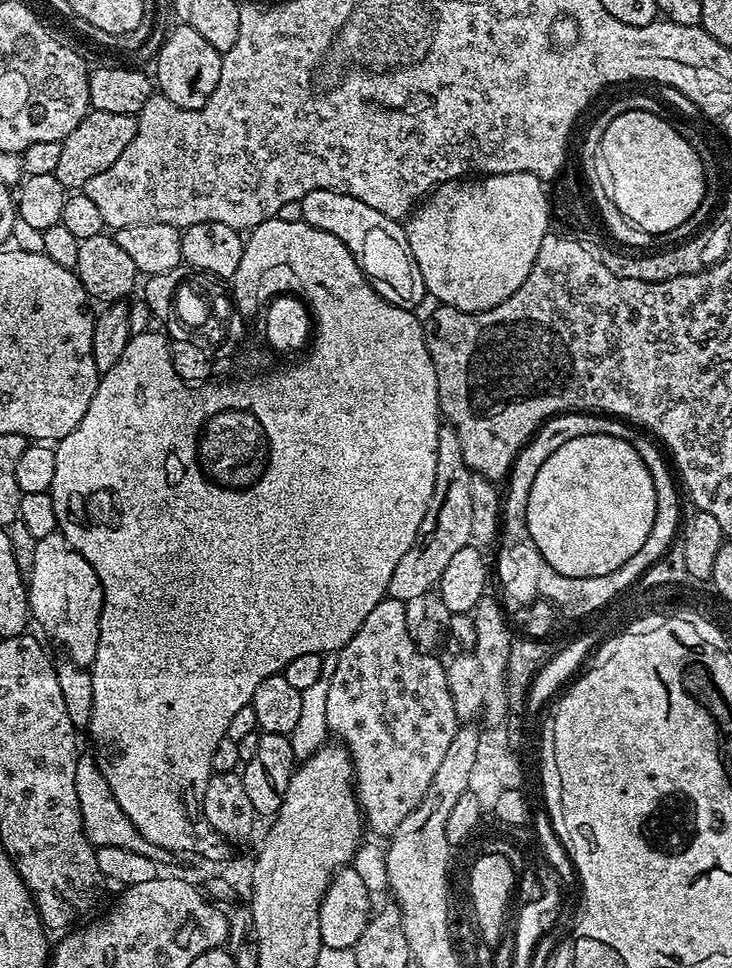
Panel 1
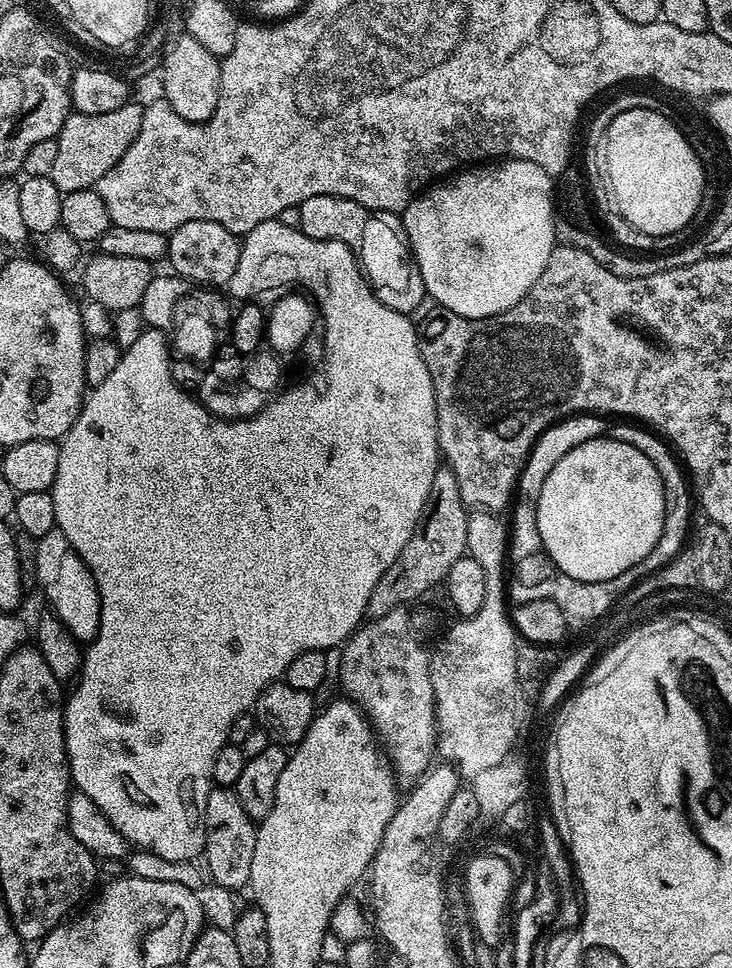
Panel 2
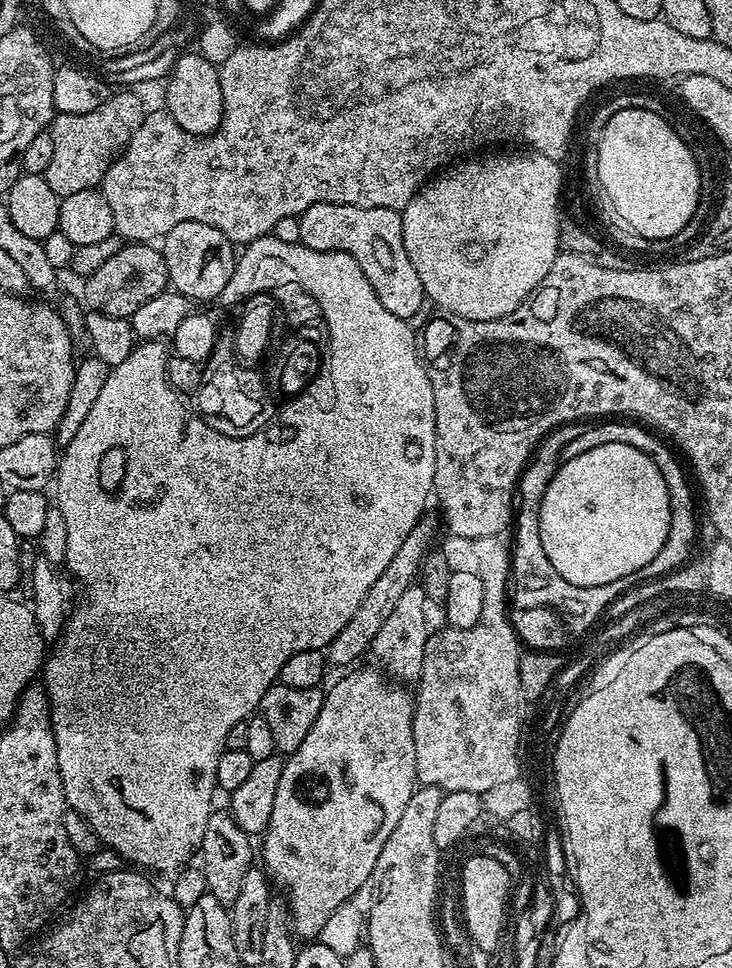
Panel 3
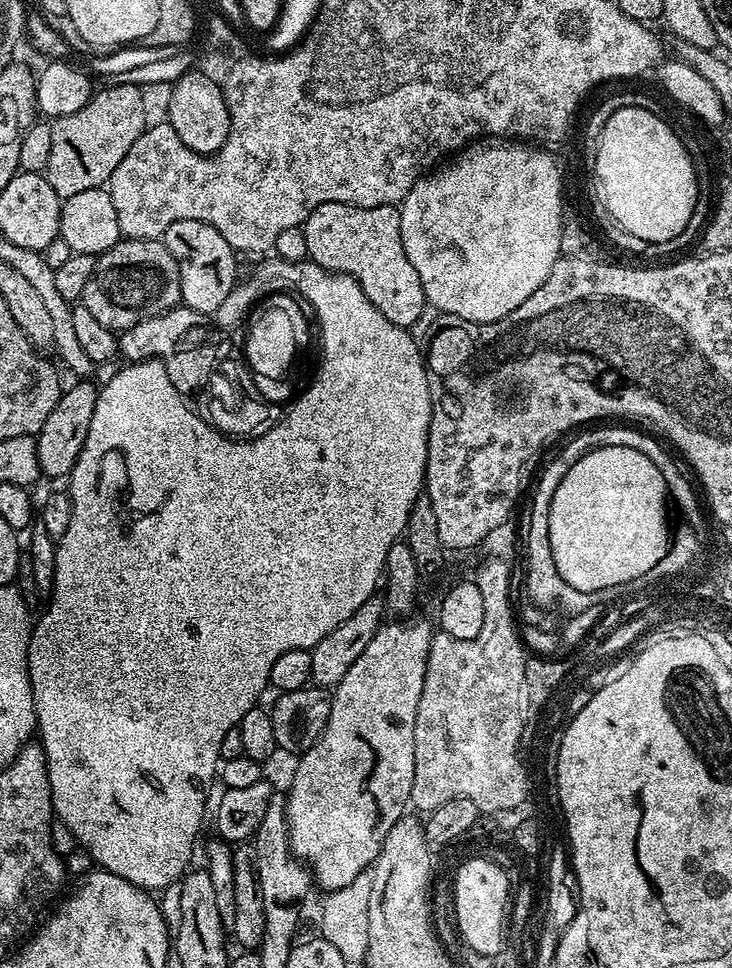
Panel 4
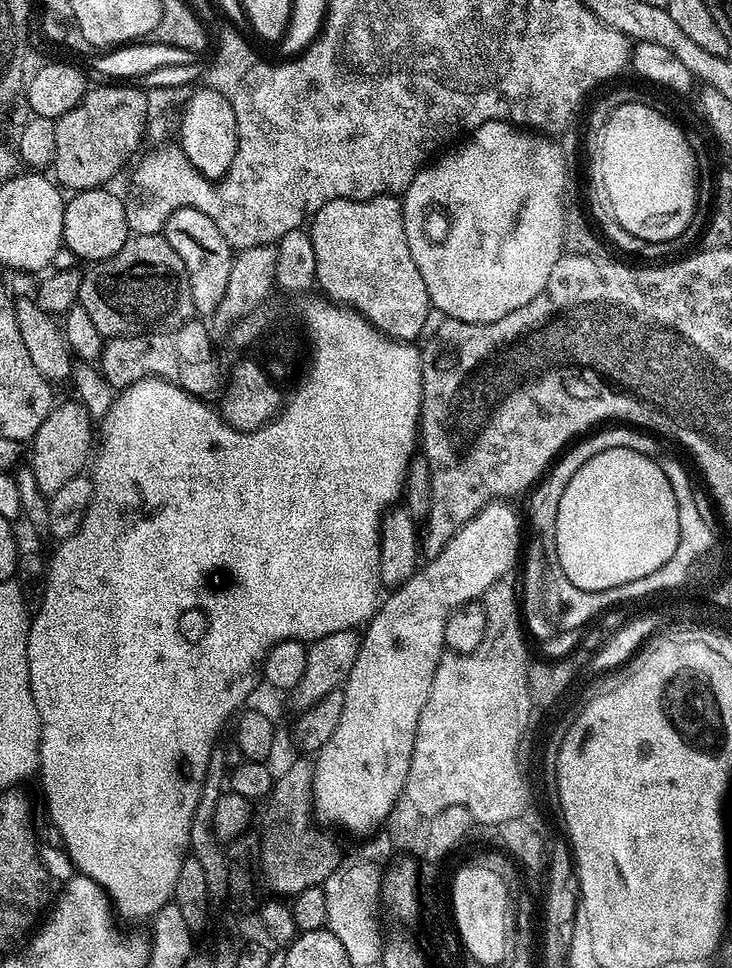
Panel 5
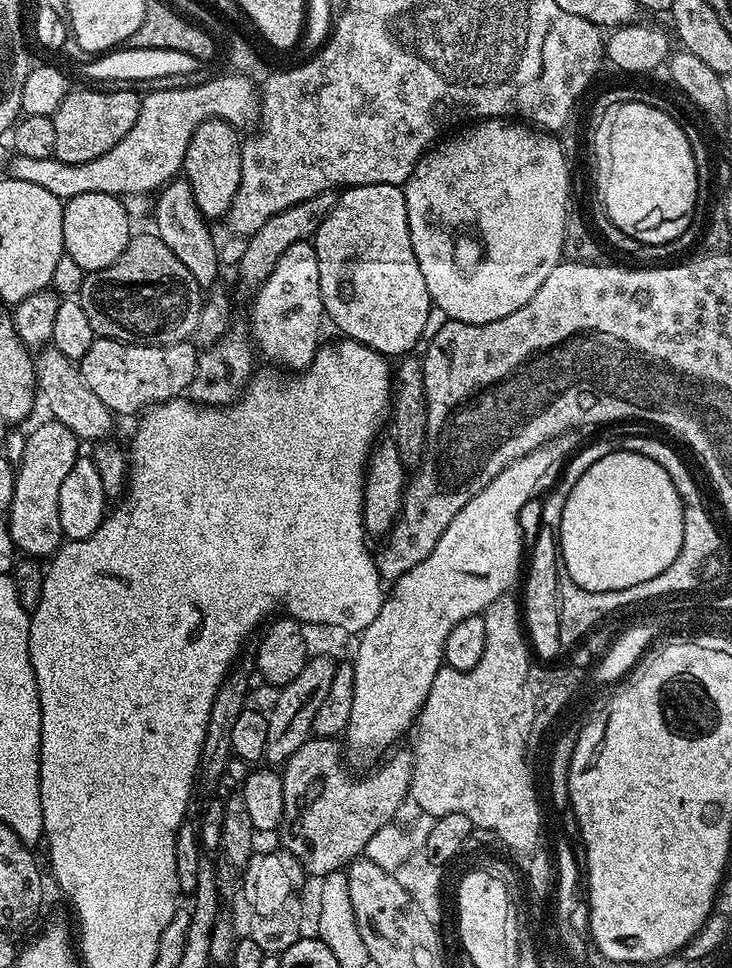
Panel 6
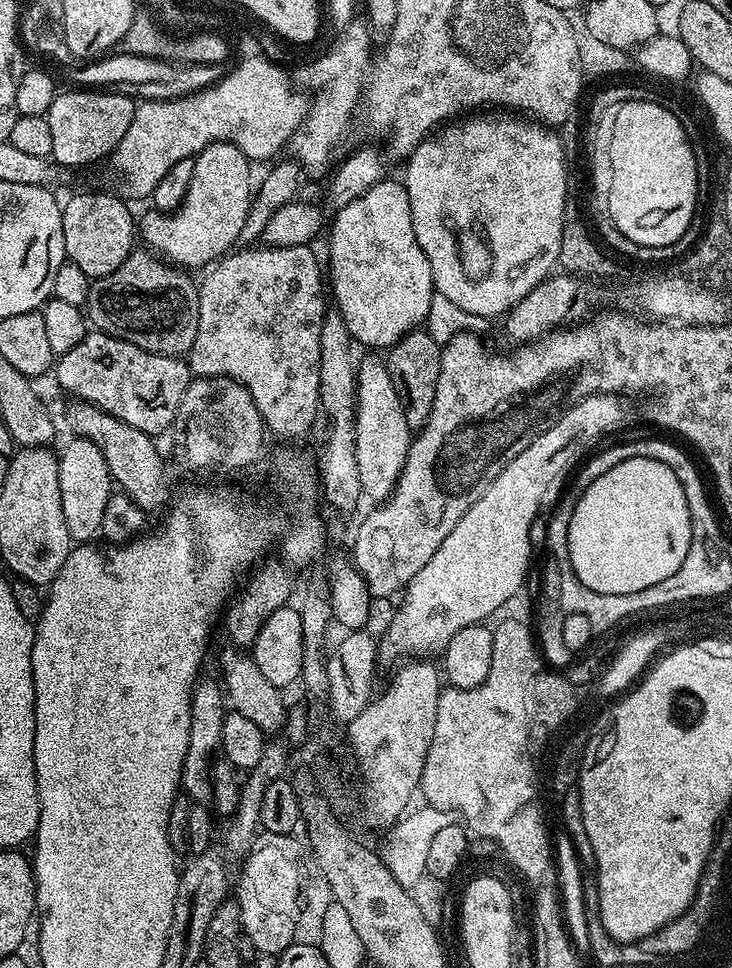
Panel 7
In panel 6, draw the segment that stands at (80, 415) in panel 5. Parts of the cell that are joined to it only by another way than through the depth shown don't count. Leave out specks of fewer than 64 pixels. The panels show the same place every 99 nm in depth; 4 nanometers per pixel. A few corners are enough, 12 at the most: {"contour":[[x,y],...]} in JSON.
{"contour":[[53,418],[27,433],[7,511],[12,542],[51,557],[58,494],[81,439]]}

